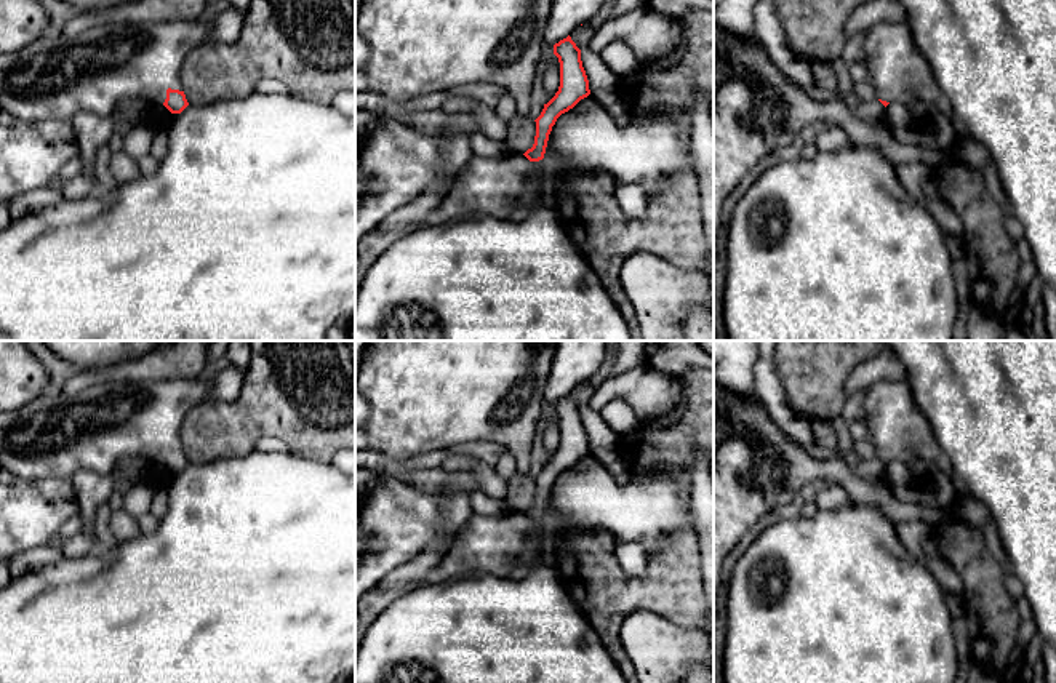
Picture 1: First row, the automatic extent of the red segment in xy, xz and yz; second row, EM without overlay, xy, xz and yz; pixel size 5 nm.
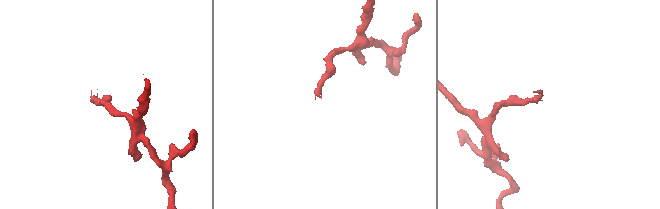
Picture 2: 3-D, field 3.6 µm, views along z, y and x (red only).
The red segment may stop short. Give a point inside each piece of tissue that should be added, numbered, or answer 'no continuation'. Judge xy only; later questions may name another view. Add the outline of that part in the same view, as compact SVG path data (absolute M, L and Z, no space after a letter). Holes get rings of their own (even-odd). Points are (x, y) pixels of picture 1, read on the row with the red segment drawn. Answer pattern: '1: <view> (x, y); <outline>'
1: xy (55, 77); M211 21L174 22L107 22L94 24L78 35L40 35L16 53L0 54L0 109L22 122L70 120L82 110L99 117L112 115L118 102L147 98L149 102L163 106L166 90L182 91L181 70L186 56L206 43Z

